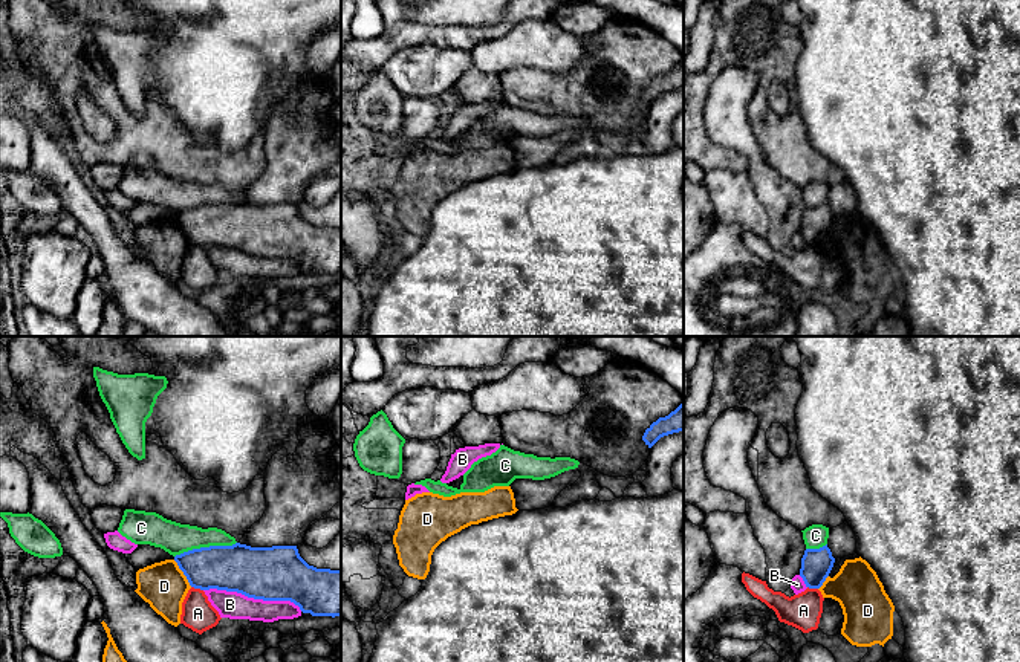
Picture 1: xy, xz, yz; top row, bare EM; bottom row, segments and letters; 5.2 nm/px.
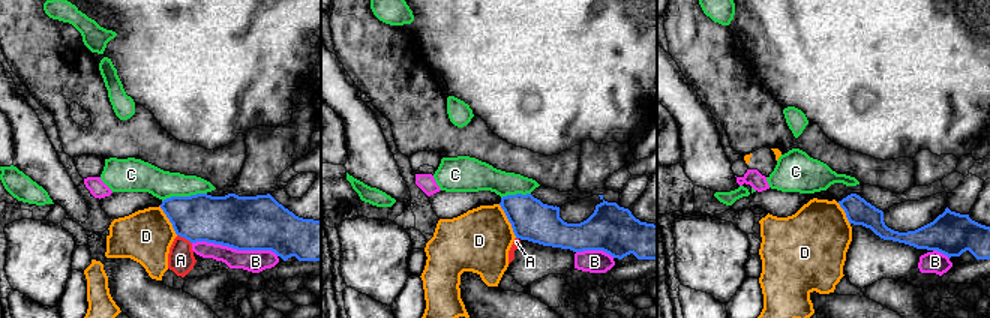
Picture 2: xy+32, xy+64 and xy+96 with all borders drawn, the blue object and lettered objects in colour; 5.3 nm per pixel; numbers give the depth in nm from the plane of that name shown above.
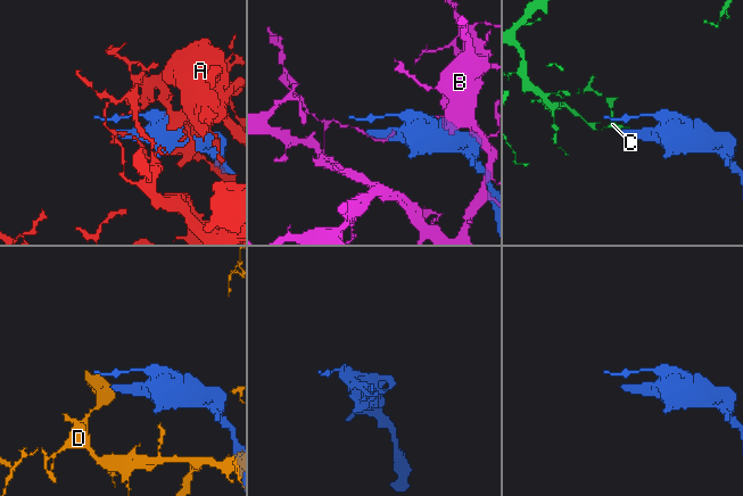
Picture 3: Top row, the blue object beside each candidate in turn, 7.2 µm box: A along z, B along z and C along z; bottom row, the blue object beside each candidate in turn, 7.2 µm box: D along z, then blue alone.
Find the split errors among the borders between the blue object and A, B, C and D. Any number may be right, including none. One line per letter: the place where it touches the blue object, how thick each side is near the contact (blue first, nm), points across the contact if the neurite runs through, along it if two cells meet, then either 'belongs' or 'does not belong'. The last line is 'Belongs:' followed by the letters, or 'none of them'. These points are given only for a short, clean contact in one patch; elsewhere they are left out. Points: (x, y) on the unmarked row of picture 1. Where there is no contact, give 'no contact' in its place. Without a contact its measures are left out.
A: xy (198, 245) | 260/170 nm | does not belong
B: xy (253, 254) | 280/140 nm | does not belong
C: xy (205, 205) | 260/160 nm | along xy (236, 199), (231, 202), (193, 205), (175, 214) | does not belong
D: xy (184, 231) | 240/240 nm | does not belong
Belongs: none of them

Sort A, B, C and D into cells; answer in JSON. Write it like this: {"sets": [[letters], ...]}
{"sets": [["A"], ["B"], ["C"], ["D"]]}

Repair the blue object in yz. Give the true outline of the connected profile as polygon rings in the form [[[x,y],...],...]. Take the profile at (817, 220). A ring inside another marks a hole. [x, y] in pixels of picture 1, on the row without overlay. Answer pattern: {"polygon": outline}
{"polygon": [[[826,203],[820,206],[806,206],[801,216],[800,234],[806,245],[820,246],[833,225],[835,216]]]}

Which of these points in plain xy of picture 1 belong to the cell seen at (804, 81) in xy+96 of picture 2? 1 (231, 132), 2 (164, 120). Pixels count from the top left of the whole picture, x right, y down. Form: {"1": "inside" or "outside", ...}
{"1": "inside", "2": "outside"}

